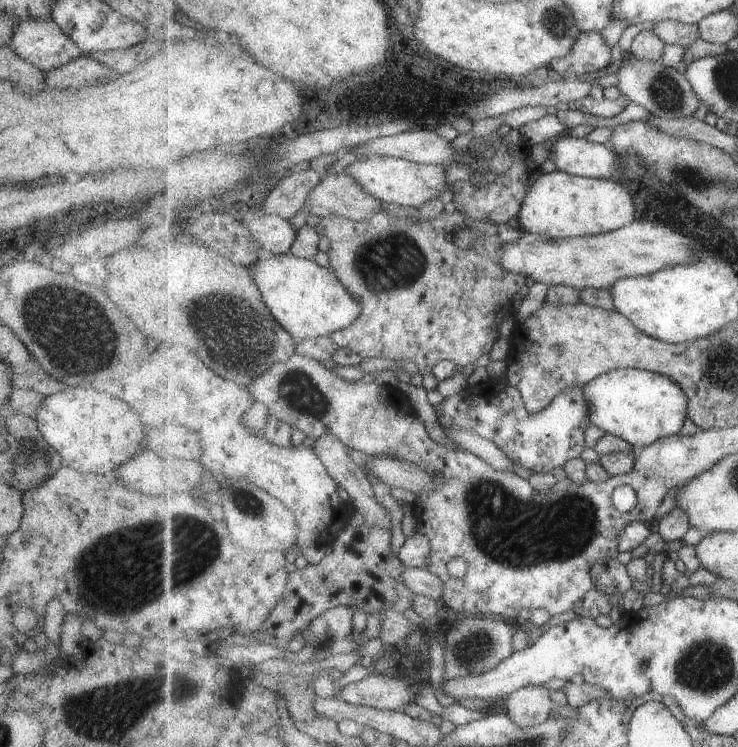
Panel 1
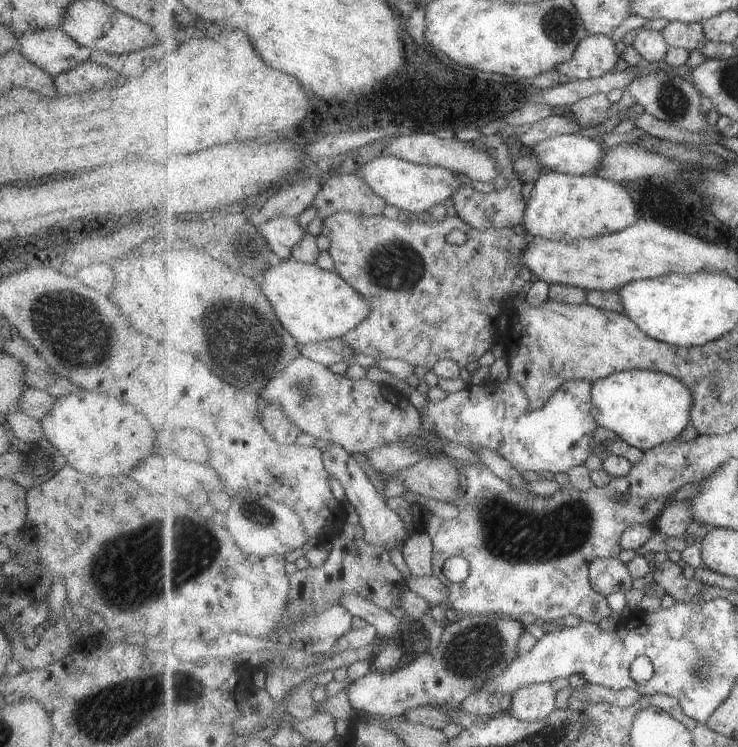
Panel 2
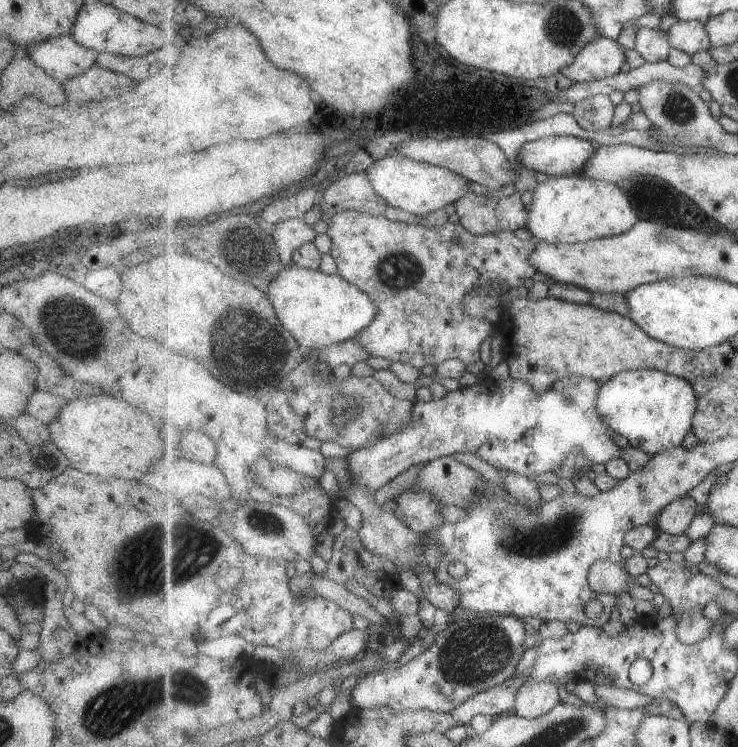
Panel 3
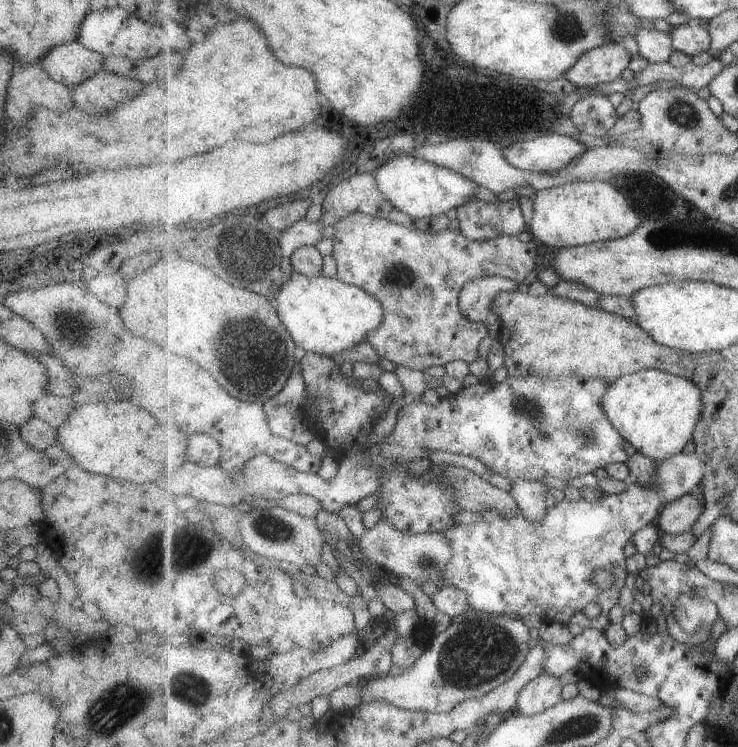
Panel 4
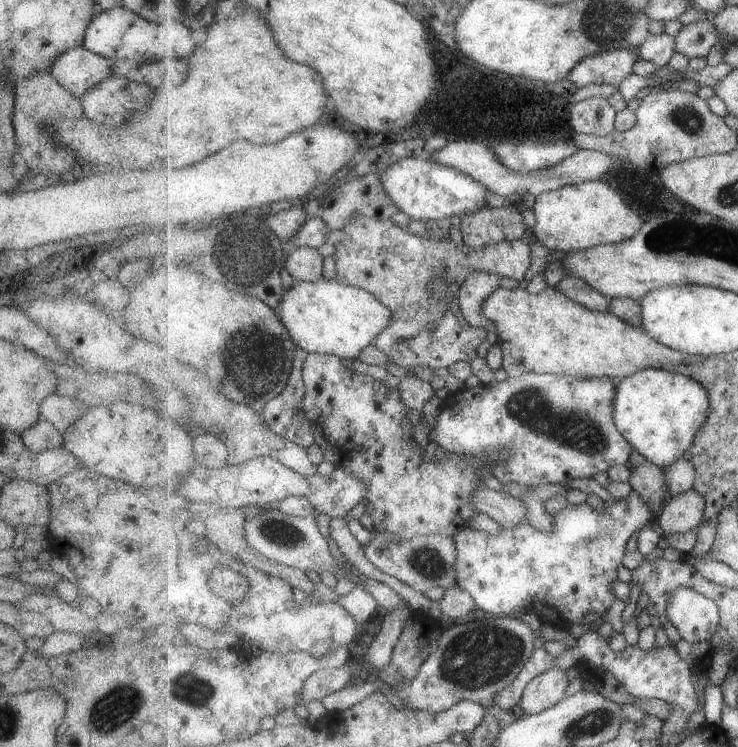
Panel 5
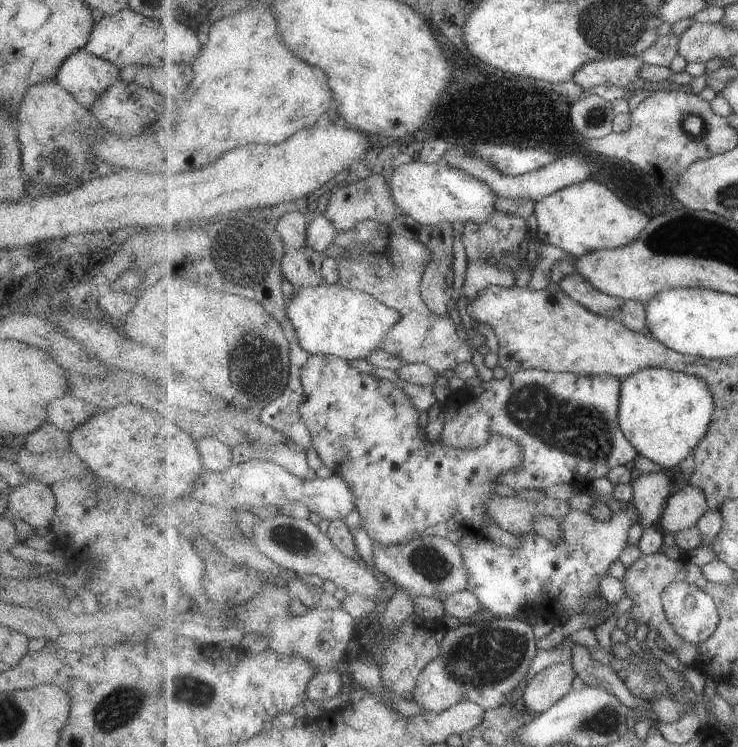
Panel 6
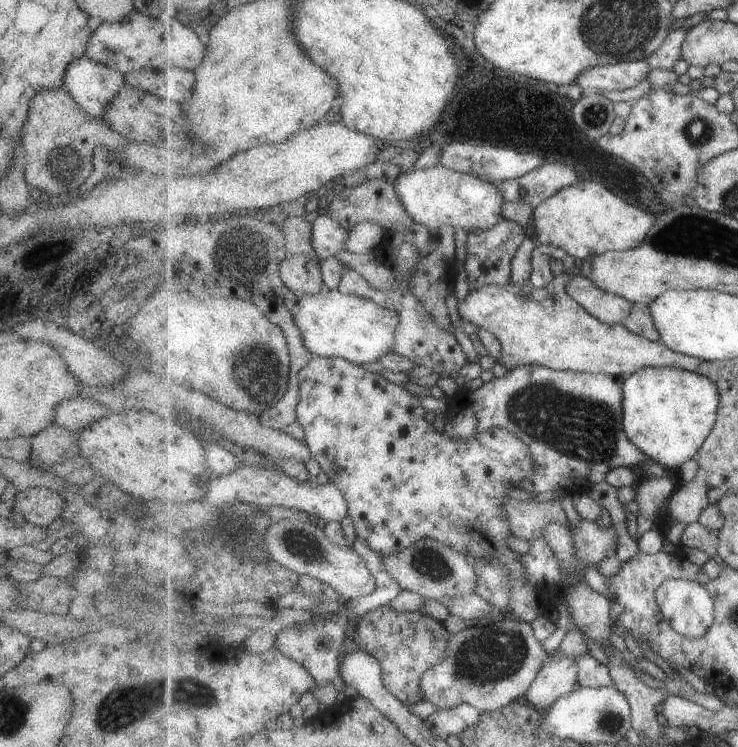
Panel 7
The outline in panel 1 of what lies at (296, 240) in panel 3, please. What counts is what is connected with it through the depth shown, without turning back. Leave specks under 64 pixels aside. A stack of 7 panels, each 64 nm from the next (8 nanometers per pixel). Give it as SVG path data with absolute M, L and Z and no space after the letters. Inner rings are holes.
M263 215L251 222L244 220L244 224L251 229L252 237L260 242L263 251L271 255L291 252L298 233L289 219L279 215Z

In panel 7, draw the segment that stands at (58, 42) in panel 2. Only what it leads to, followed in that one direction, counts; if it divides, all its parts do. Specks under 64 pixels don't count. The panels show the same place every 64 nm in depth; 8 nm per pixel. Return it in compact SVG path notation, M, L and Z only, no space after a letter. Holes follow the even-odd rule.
M84 54L71 60L63 72L62 88L68 92L83 112L87 112L87 116L97 118L97 120L103 120L103 110L105 110L107 102L115 98L115 94L123 88L123 84L123 77L115 68L94 62Z

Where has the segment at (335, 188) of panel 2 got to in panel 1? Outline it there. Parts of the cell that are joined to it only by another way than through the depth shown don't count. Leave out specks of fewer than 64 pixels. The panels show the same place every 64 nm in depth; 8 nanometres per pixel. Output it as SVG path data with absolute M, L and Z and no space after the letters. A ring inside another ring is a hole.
M330 173L323 179L314 192L307 199L305 210L309 210L313 215L320 218L329 215L339 215L349 217L354 221L364 221L370 219L378 212L385 210L385 204L372 194L362 189L362 186L347 173L335 174Z

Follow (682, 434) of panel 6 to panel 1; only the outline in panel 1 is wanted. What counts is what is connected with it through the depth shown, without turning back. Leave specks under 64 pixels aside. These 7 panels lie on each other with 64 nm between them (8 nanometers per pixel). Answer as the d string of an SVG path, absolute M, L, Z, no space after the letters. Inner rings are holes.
M615 369L594 378L586 386L586 400L593 425L621 437L638 450L657 440L677 435L688 416L690 398L670 376L645 369Z

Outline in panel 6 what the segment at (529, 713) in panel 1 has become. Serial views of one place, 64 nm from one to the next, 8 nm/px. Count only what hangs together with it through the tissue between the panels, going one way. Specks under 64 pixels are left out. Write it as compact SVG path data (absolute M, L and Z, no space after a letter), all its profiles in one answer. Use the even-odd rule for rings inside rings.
M568 660L539 672L526 686L521 705L539 715L557 704L559 699L574 690L573 680L578 674L573 664L572 660Z

